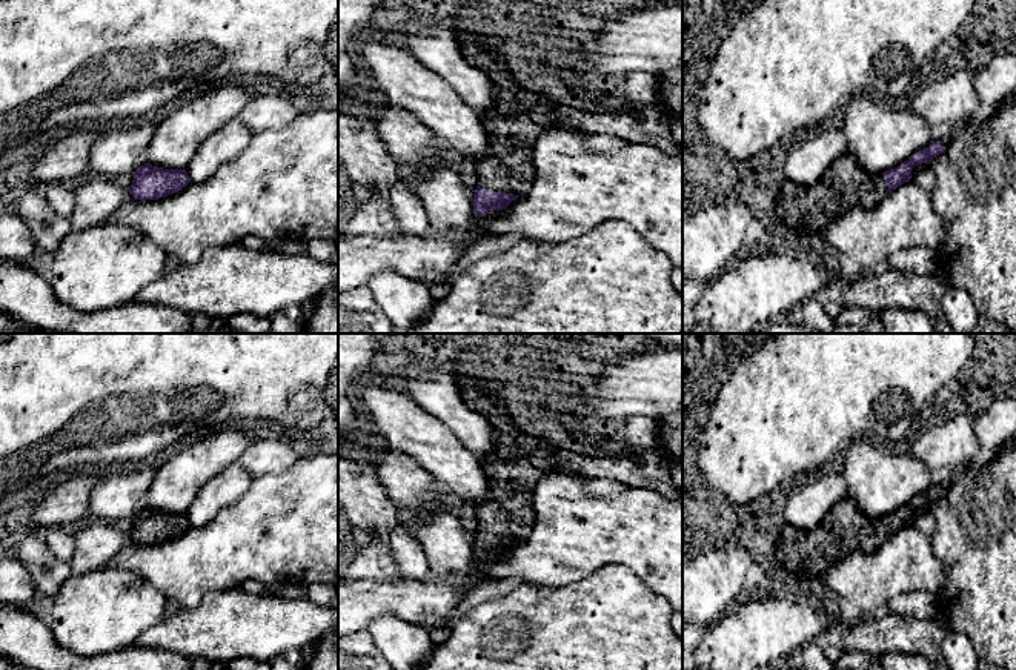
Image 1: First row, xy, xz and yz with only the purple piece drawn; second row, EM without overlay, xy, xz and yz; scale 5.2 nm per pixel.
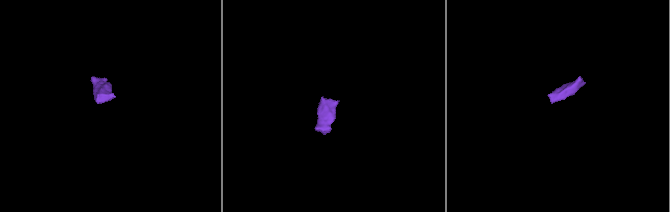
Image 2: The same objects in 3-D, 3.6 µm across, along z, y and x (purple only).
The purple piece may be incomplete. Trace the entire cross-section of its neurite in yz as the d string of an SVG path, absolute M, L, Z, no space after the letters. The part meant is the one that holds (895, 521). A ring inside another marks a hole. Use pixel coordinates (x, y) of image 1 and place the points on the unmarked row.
M938 484L882 518L867 516L850 498L844 498L815 529L785 524L775 549L776 562L799 584L818 584L847 552L875 552L888 536L910 526L915 510L930 509L942 495L942 486Z

